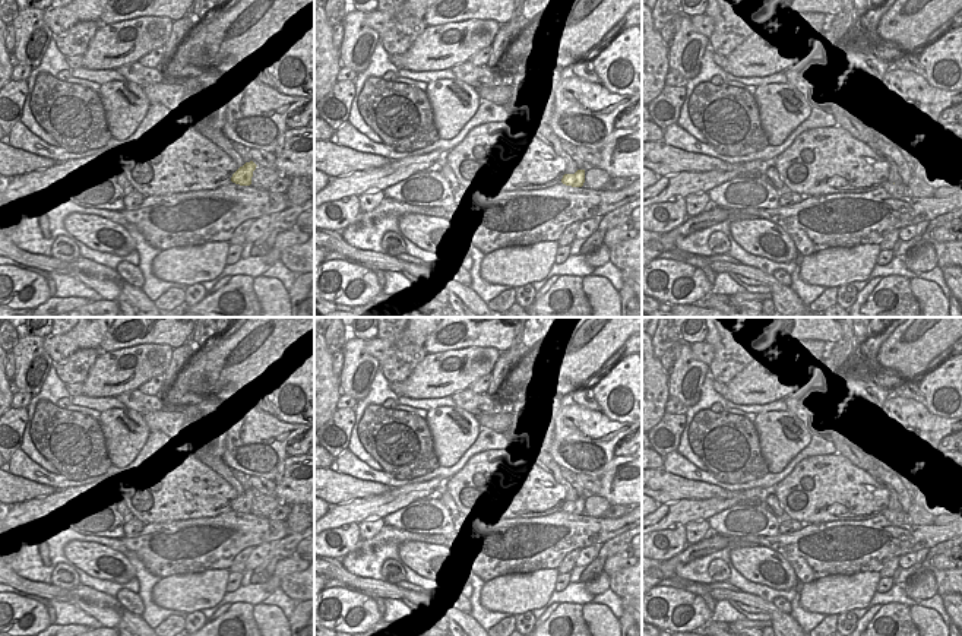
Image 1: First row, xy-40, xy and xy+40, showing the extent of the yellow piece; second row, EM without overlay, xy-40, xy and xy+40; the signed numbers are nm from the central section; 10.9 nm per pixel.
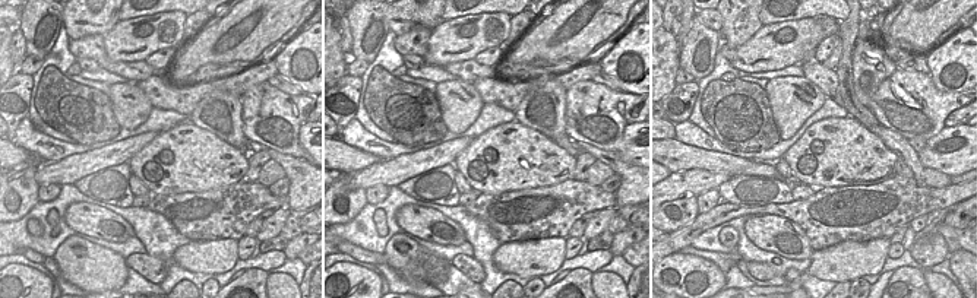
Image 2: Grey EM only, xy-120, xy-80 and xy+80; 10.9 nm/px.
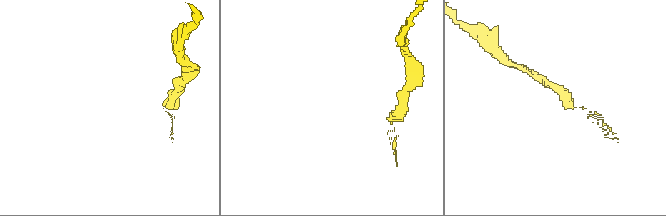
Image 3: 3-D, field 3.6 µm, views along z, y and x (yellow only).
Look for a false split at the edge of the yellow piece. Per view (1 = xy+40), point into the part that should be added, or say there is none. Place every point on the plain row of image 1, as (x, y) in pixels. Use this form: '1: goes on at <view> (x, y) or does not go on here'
1: does not go on here

